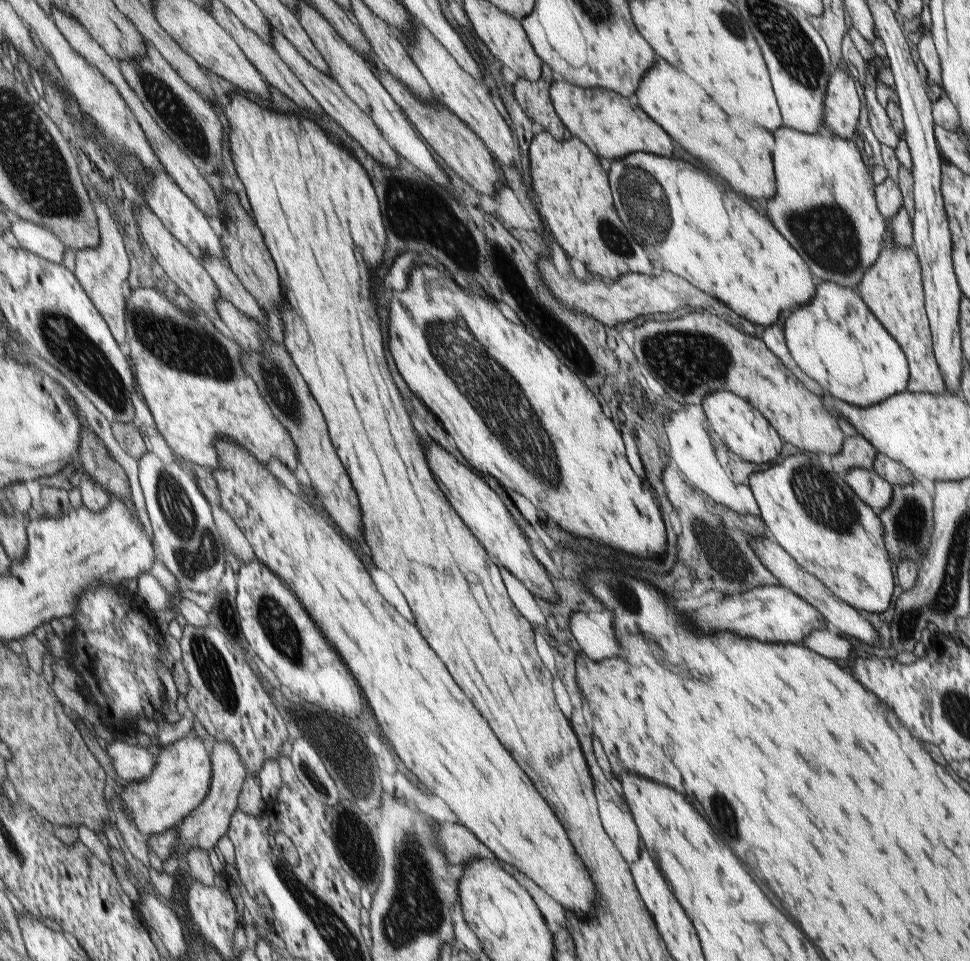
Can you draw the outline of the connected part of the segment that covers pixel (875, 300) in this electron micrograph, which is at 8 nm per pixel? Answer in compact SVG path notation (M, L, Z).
M890 225L883 250L876 264L865 273L858 293L878 322L884 326L888 334L896 340L904 352L909 364L909 381L907 390L911 393L928 393L943 395L947 392L943 381L942 370L938 370L936 358L932 352L932 337L926 310L924 310L924 293L922 292L923 276L920 276L918 258L912 249L897 247L891 241Z

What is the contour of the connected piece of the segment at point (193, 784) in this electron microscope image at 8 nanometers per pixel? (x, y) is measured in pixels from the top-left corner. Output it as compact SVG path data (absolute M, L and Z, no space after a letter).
M192 731L180 742L158 749L157 765L149 779L125 786L120 794L125 814L147 836L178 829L211 794L214 774L213 757L208 746Z

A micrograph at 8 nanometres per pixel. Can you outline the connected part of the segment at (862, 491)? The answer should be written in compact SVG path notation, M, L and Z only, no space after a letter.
M873 468L849 470L845 480L854 489L856 496L859 496L864 504L876 509L876 512L882 512L890 504L893 486L880 478Z

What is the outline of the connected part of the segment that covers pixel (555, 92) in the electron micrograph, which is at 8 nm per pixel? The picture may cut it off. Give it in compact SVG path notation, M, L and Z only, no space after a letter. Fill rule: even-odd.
M560 78L551 84L550 93L560 120L571 136L584 141L601 159L608 158L608 163L635 153L672 157L672 138L639 107L636 100L627 99L608 89L583 89Z

